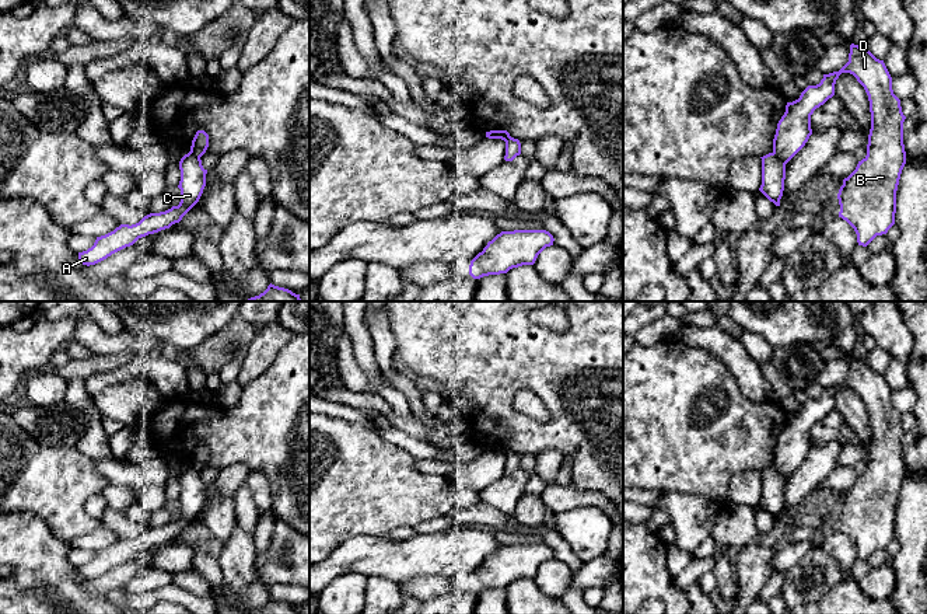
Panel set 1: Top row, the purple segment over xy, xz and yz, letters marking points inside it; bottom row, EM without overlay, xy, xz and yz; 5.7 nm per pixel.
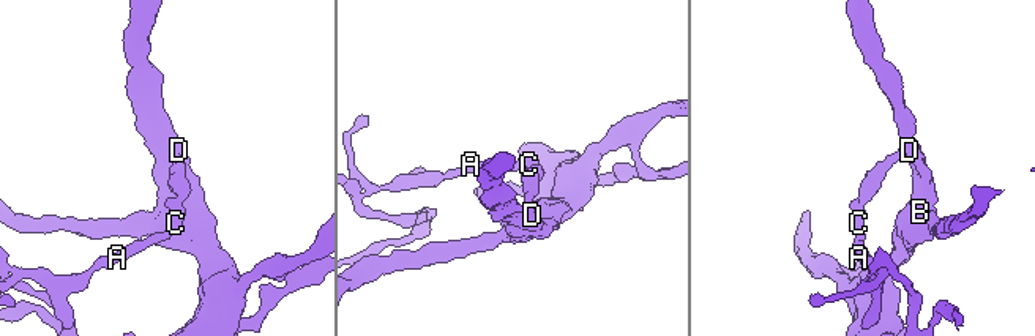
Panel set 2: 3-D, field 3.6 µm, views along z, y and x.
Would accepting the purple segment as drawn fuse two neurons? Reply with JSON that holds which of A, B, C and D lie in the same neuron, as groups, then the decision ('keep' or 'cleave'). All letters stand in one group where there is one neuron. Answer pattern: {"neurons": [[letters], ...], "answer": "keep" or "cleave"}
{"neurons": [["A", "C"], ["B", "D"]], "answer": "cleave"}

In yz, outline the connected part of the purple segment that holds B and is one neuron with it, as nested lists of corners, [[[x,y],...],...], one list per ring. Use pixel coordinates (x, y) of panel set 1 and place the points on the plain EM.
[[[851,357],[849,376],[839,384],[823,388],[816,400],[808,400],[798,414],[787,416],[777,437],[773,467],[787,478],[812,449],[811,429],[835,409],[842,387],[853,388],[864,401],[871,426],[867,470],[843,493],[837,513],[839,531],[857,548],[858,559],[867,561],[877,550],[895,538],[896,505],[906,478],[900,414],[893,408],[892,391],[884,377],[867,360]]]

